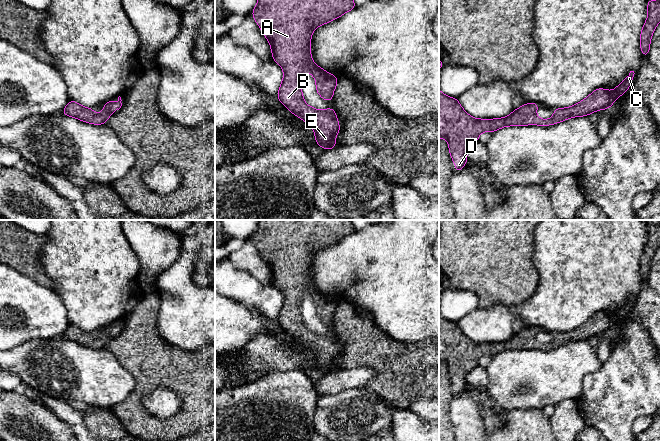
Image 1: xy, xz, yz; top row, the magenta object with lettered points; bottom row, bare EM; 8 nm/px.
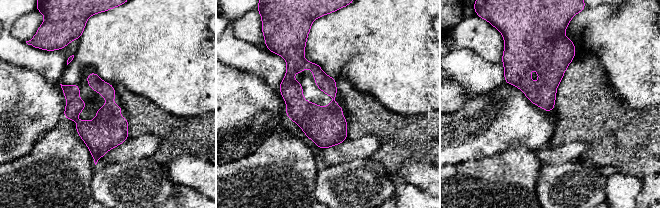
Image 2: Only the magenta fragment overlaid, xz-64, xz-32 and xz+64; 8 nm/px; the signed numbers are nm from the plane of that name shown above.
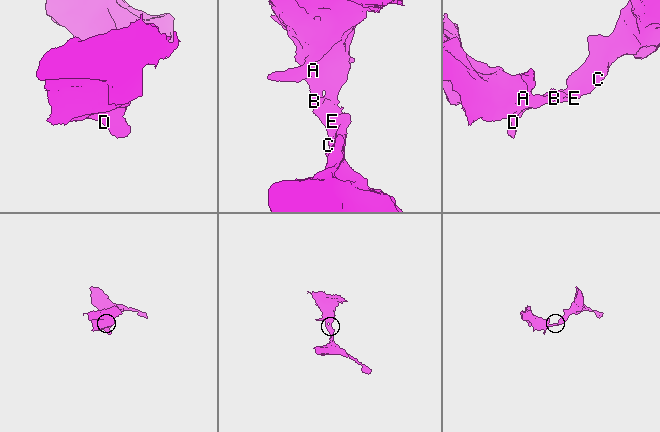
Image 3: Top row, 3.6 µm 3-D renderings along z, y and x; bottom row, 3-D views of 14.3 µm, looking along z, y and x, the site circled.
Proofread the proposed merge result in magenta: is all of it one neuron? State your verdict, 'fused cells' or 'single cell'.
single cell

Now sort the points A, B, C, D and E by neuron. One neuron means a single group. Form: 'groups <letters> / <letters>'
groups A B C D E

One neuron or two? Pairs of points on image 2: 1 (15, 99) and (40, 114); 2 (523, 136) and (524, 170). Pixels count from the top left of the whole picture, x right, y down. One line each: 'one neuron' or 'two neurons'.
1: one neuron
2: two neurons

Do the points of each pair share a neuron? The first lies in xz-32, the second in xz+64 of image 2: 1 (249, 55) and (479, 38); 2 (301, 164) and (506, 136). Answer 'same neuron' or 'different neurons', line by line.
1: different neurons
2: different neurons

